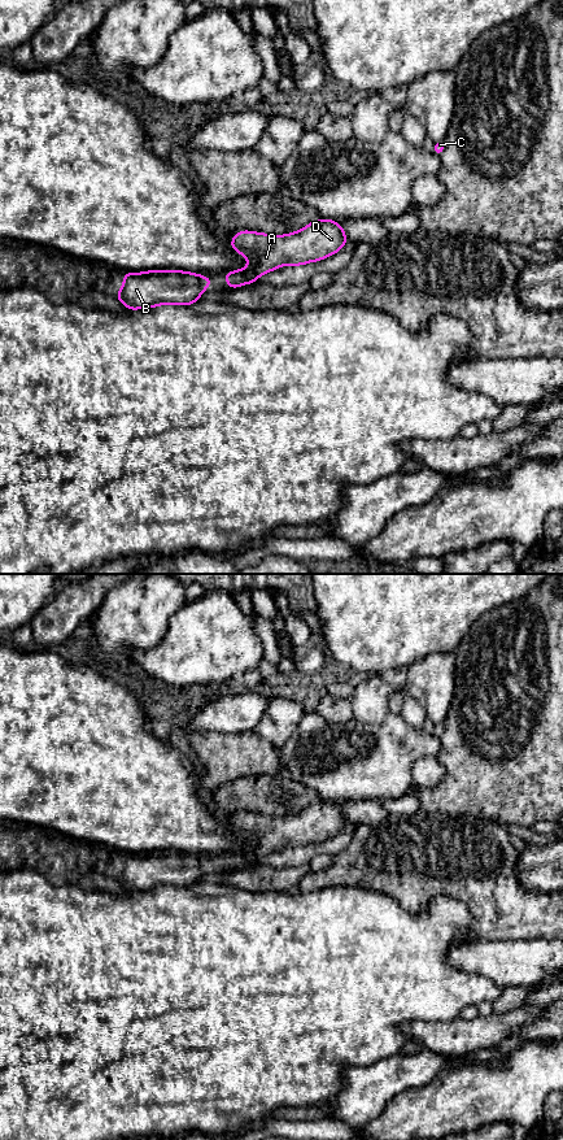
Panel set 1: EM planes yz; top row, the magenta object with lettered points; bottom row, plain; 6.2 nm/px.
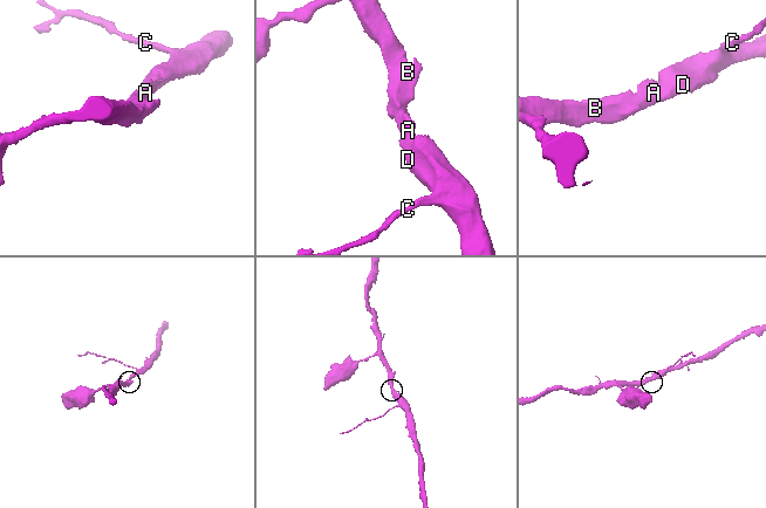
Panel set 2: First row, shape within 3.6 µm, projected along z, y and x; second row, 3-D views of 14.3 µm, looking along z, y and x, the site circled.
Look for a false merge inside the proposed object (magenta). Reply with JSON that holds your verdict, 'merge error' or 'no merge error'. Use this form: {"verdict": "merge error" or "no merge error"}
{"verdict": "no merge error"}

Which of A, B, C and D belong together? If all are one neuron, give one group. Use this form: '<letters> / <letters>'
A B C D

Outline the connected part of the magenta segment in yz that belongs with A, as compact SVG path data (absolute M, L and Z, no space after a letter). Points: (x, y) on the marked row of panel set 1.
M329 218L310 222L304 229L287 235L270 235L243 230L235 234L230 245L234 251L249 260L244 269L228 271L224 280L228 288L239 288L241 284L252 284L258 277L267 274L278 267L292 265L305 265L314 261L322 261L328 256L336 254L345 245L349 238L342 231L342 225Z

